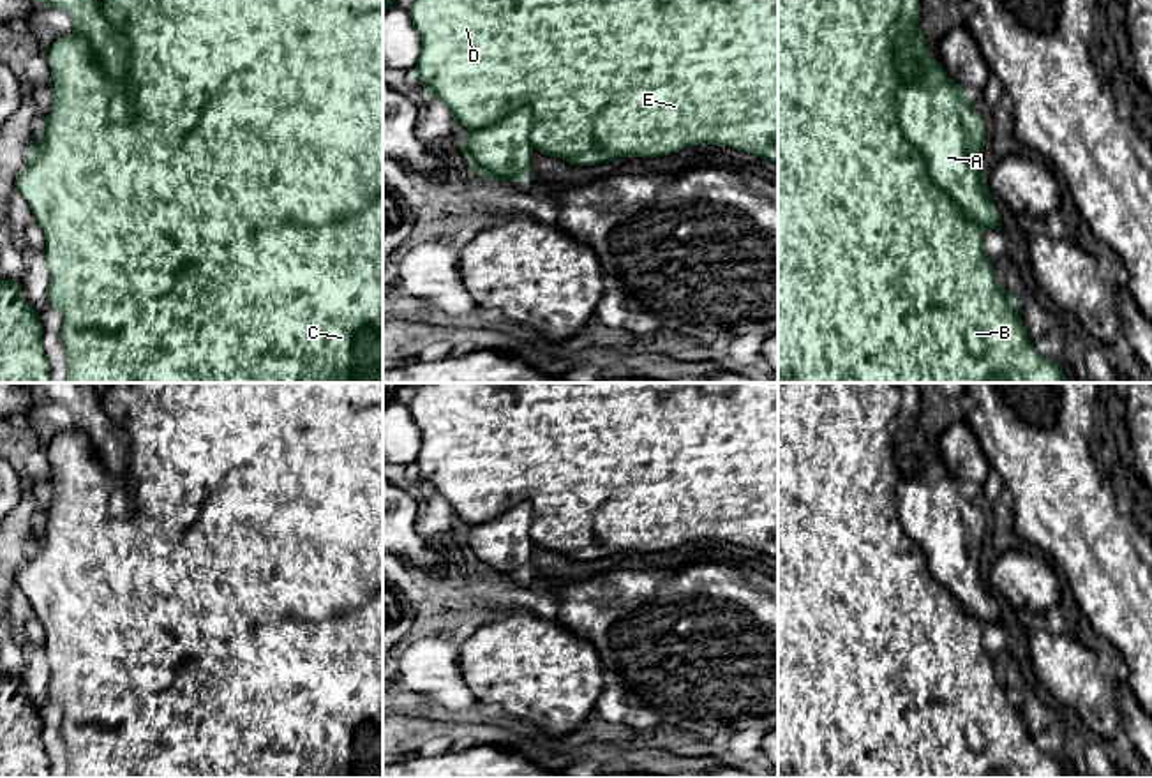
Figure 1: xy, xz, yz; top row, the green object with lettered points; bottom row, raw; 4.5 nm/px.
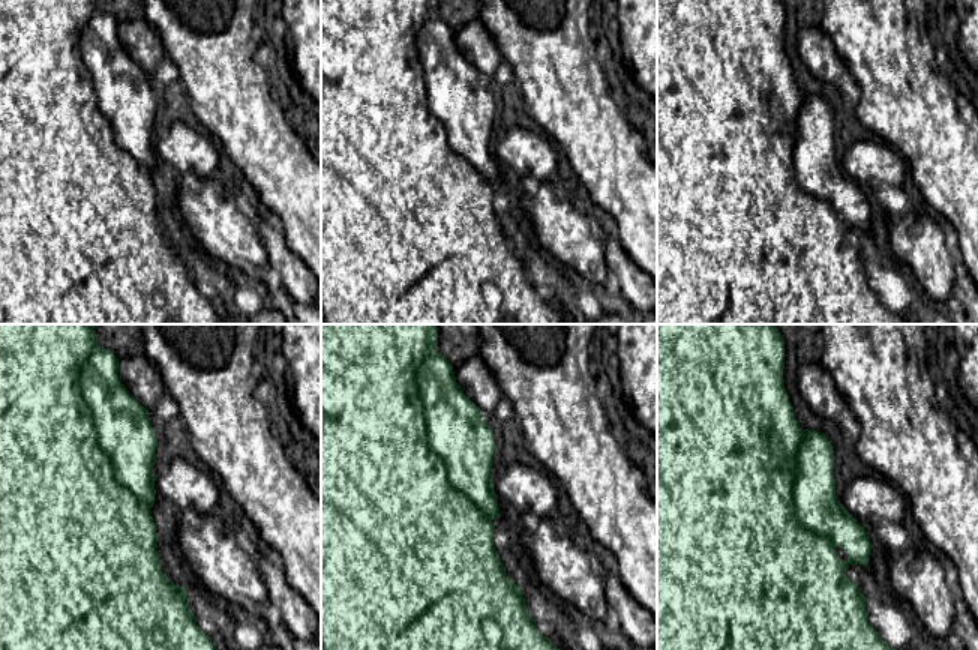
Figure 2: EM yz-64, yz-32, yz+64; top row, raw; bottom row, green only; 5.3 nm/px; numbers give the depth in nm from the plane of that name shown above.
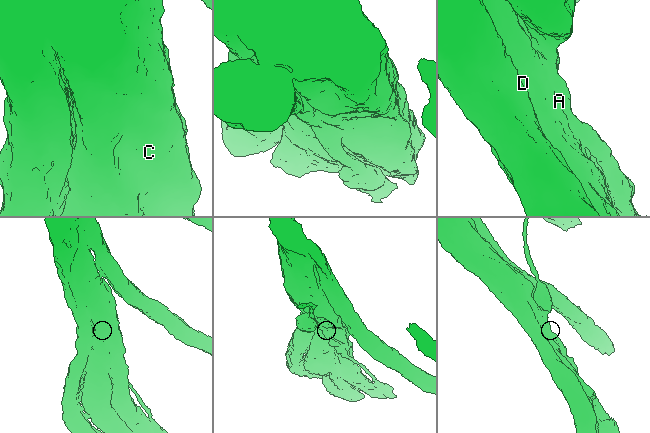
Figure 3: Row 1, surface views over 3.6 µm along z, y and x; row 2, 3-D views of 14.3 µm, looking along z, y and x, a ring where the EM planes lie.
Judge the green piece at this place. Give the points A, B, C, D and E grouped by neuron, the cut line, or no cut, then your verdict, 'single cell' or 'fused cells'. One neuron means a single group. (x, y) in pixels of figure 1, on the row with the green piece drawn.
A / B C D E; cut in yz along (916, 27), (897, 43), (897, 117), (930, 177), (983, 230); fused cells

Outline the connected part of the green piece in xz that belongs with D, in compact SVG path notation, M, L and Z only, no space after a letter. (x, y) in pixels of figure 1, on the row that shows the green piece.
M416 0L411 19L422 41L413 79L439 99L468 132L529 108L531 145L575 166L619 157L663 157L693 145L729 146L778 162L778 0Z

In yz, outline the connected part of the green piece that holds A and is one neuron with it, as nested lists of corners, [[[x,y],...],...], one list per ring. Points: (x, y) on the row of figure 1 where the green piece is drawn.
[[[921,28],[900,37],[896,58],[901,74],[901,88],[896,97],[898,118],[905,139],[924,153],[931,178],[949,194],[965,219],[977,222],[983,231],[1002,231],[999,208],[988,191],[986,176],[981,175],[984,122],[972,108],[970,95],[931,56]]]

